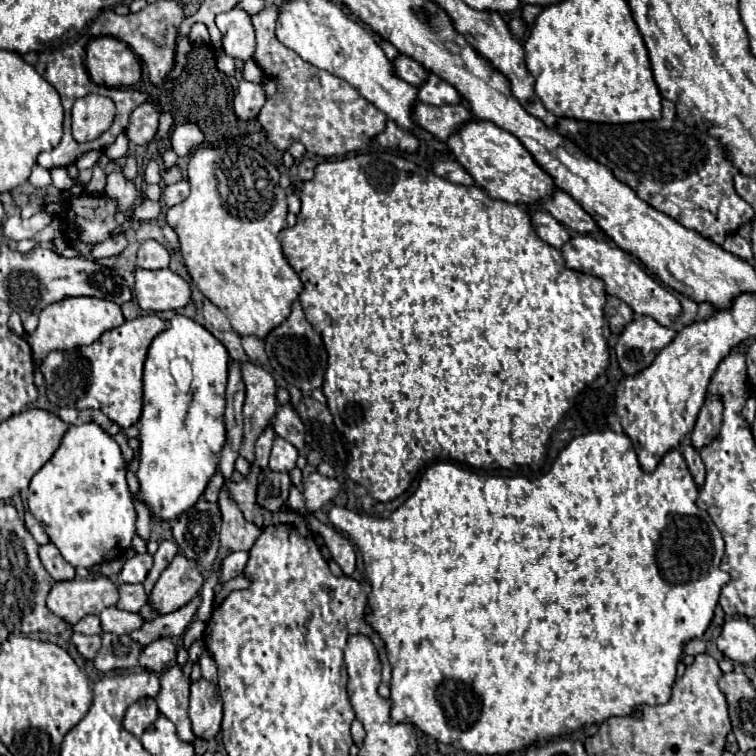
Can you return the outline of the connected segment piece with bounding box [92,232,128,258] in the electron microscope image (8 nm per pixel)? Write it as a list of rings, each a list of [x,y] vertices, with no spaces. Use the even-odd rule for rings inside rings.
[[[124,232],[108,238],[106,242],[98,244],[94,250],[92,250],[92,258],[104,258],[104,256],[116,256],[120,254],[124,248],[128,246],[128,238]]]

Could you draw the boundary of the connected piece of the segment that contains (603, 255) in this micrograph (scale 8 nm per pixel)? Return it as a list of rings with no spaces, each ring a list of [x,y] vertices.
[[[574,234],[572,240],[568,240],[568,244],[564,244],[564,248],[560,252],[566,262],[566,268],[582,272],[582,274],[592,274],[592,276],[604,280],[606,294],[624,300],[636,314],[652,316],[662,326],[670,326],[672,316],[678,316],[682,310],[678,298],[672,292],[668,292],[652,276],[648,276],[644,272],[644,268],[640,264],[636,264],[626,252],[622,252],[620,248],[612,248],[604,240],[596,240],[588,234]]]

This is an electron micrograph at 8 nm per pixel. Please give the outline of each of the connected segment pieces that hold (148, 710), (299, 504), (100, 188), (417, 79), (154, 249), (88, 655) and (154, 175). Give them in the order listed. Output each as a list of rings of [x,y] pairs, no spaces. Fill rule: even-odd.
[[[142,698],[136,704],[132,704],[126,712],[124,712],[124,720],[122,726],[124,730],[128,730],[134,736],[142,736],[142,732],[154,724],[154,720],[158,718],[158,706],[154,698]]]
[[[292,484],[292,492],[288,494],[288,506],[290,506],[292,510],[304,514],[304,496],[302,496],[302,492],[300,492],[294,484]]]
[[[96,164],[96,166],[94,166],[94,176],[92,176],[92,180],[86,184],[86,192],[88,192],[88,194],[100,194],[100,192],[104,192],[104,180],[106,180],[106,174],[104,174],[104,170]]]
[[[398,56],[394,60],[394,68],[402,80],[406,80],[408,84],[414,84],[414,86],[422,86],[424,80],[428,78],[428,70],[420,62],[416,62],[408,56]]]
[[[146,240],[138,250],[138,268],[160,270],[160,268],[168,268],[168,262],[170,262],[168,250],[156,240]]]
[[[74,634],[72,636],[74,644],[76,644],[76,650],[82,654],[82,658],[86,660],[94,660],[98,650],[100,650],[100,636],[84,636],[84,634]]]
[[[150,160],[148,166],[146,166],[146,172],[144,172],[144,180],[148,184],[158,184],[160,182],[160,164],[156,160]]]

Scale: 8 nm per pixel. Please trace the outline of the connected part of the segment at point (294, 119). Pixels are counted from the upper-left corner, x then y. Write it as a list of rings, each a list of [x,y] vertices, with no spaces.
[[[270,6],[252,16],[252,24],[256,28],[254,62],[260,66],[266,78],[278,80],[276,96],[266,100],[258,116],[266,138],[282,152],[288,150],[294,140],[298,140],[306,146],[308,154],[324,158],[368,148],[370,140],[384,132],[388,118],[382,116],[382,112],[374,104],[364,100],[348,82],[308,64],[296,52],[280,44],[280,40],[276,38],[278,14],[278,6]]]

